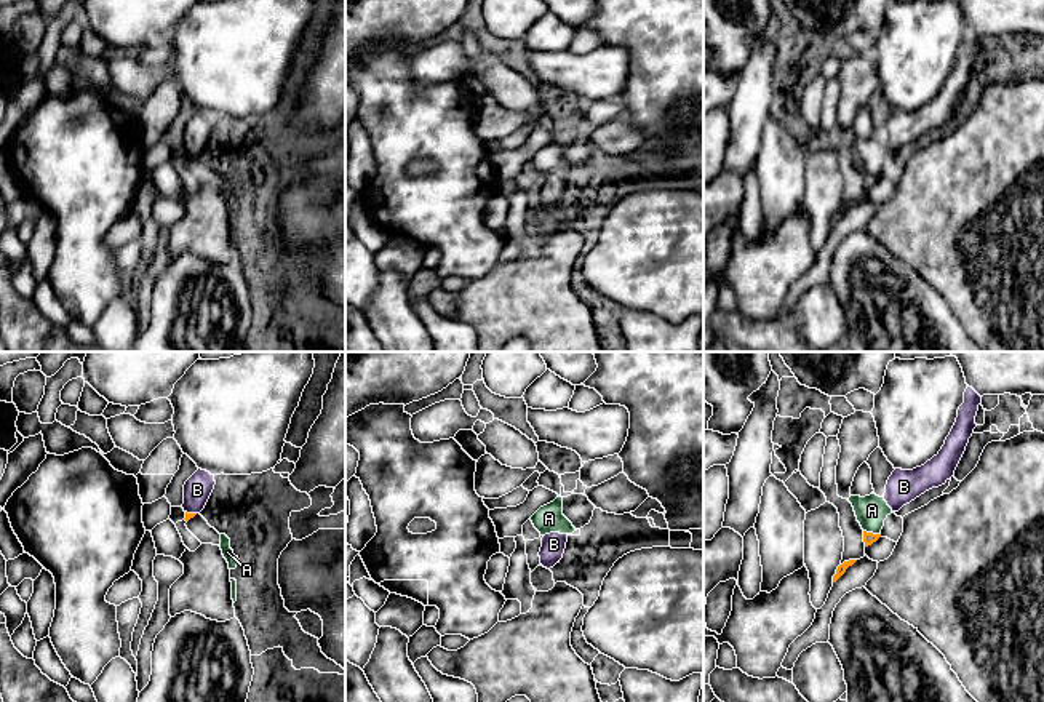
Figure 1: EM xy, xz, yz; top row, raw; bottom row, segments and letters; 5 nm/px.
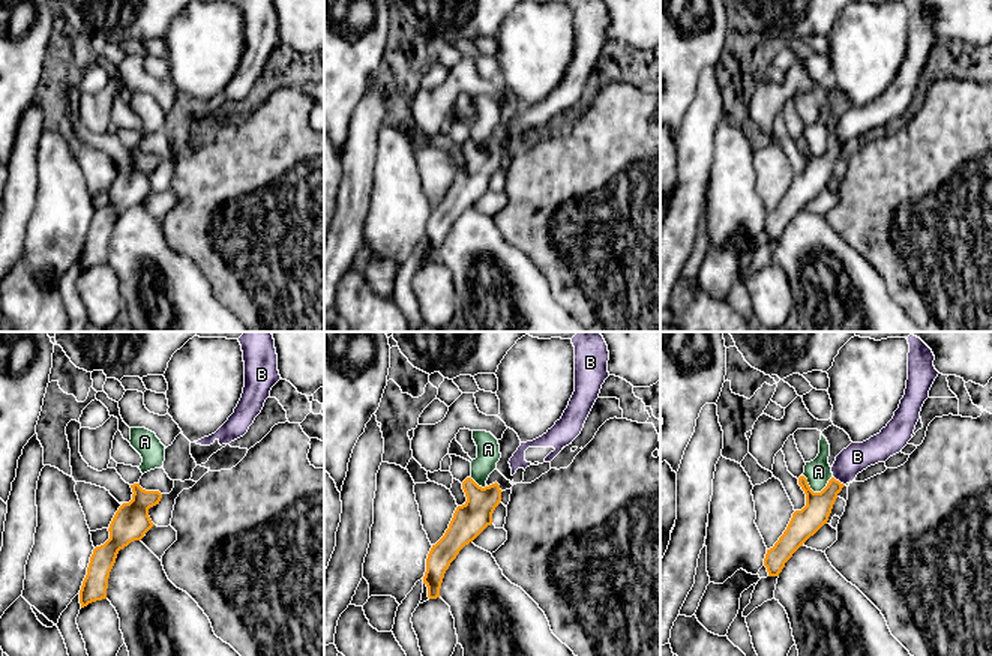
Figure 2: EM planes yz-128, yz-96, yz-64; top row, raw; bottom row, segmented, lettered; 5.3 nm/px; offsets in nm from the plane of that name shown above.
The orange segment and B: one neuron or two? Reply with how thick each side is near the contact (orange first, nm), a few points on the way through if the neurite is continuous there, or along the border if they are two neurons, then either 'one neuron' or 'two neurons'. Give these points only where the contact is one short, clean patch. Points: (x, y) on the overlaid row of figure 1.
calibres 30 and 140 nm; way xy (187, 515), (191, 514), (197, 490); one neuron

